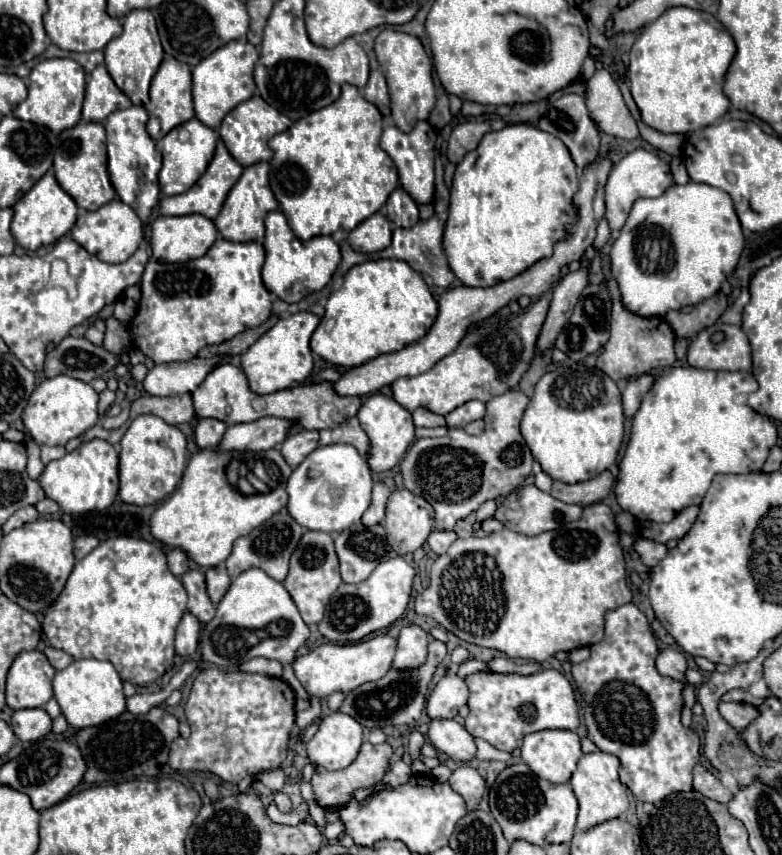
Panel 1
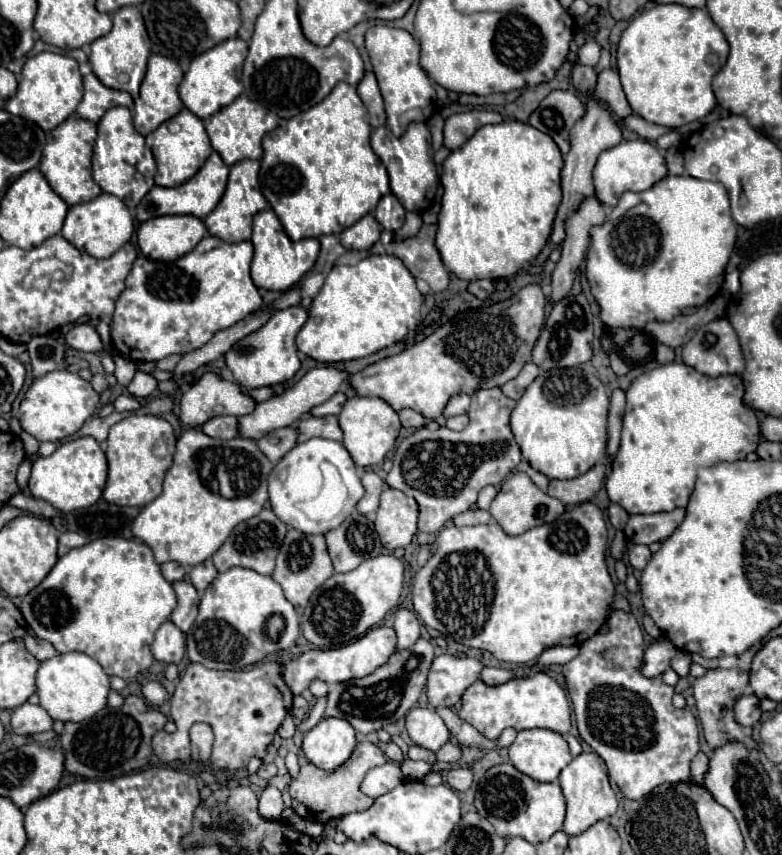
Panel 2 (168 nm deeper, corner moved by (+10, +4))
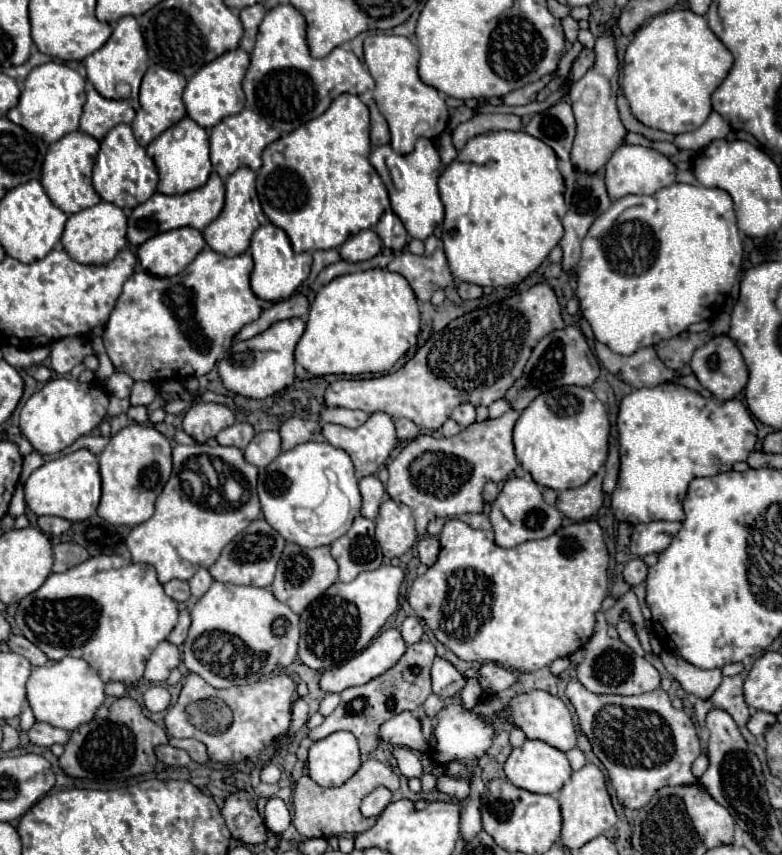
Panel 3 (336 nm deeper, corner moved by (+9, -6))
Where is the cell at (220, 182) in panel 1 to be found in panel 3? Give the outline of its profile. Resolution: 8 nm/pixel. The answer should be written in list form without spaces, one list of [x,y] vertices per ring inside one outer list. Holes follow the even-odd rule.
[[[211,172],[207,184],[203,184],[197,190],[185,192],[185,194],[177,194],[177,196],[165,196],[155,192],[145,204],[139,204],[137,208],[131,210],[129,214],[129,222],[127,222],[127,238],[131,244],[139,246],[145,240],[167,232],[167,230],[175,230],[175,228],[183,228],[183,226],[191,226],[197,230],[203,230],[205,224],[213,222],[225,202],[225,182],[217,176],[217,172]]]

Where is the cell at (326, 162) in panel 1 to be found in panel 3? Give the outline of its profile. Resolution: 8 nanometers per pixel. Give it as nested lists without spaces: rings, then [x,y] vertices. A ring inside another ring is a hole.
[[[341,94],[321,116],[265,148],[263,166],[257,172],[257,194],[265,216],[287,232],[295,252],[339,248],[349,236],[373,228],[381,214],[390,208],[387,190],[369,162],[369,125],[369,108],[359,100],[359,96]]]

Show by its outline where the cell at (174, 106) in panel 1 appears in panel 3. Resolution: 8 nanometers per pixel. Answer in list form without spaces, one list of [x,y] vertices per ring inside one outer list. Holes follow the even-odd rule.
[[[151,66],[141,82],[139,102],[147,114],[147,122],[157,138],[161,132],[177,124],[185,116],[181,94],[185,90],[185,78],[163,66]]]

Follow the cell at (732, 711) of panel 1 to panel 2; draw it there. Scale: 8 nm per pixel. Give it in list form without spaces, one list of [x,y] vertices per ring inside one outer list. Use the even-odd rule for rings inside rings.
[[[742,696],[734,706],[734,716],[736,716],[738,724],[754,726],[762,716],[760,700],[756,696]]]

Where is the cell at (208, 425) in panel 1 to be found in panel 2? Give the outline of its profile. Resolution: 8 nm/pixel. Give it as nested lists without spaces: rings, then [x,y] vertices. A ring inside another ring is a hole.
[[[216,416],[212,420],[208,420],[202,426],[202,432],[212,436],[212,438],[220,438],[220,440],[232,440],[236,436],[240,436],[238,430],[238,418],[236,416]]]

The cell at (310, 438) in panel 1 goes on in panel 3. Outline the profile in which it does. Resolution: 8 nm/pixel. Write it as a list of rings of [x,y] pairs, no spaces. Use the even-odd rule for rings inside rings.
[[[259,432],[245,448],[245,460],[257,468],[265,468],[281,454],[281,436],[279,432]]]

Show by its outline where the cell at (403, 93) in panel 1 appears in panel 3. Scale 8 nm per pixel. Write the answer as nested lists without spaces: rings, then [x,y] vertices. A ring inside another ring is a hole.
[[[371,34],[365,38],[365,64],[375,80],[373,98],[385,116],[389,130],[391,130],[391,146],[397,154],[409,154],[413,144],[419,136],[437,138],[447,126],[447,106],[439,92],[421,82],[417,76],[417,60],[419,50],[411,44],[405,36],[391,36],[391,34]],[[417,126],[421,130],[417,132]]]

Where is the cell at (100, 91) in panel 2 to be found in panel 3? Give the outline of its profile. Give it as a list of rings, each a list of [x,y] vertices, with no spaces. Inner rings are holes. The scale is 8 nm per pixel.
[[[85,84],[87,102],[81,114],[81,132],[101,140],[113,126],[125,122],[129,124],[135,118],[135,110],[127,100],[105,100],[93,84]]]

